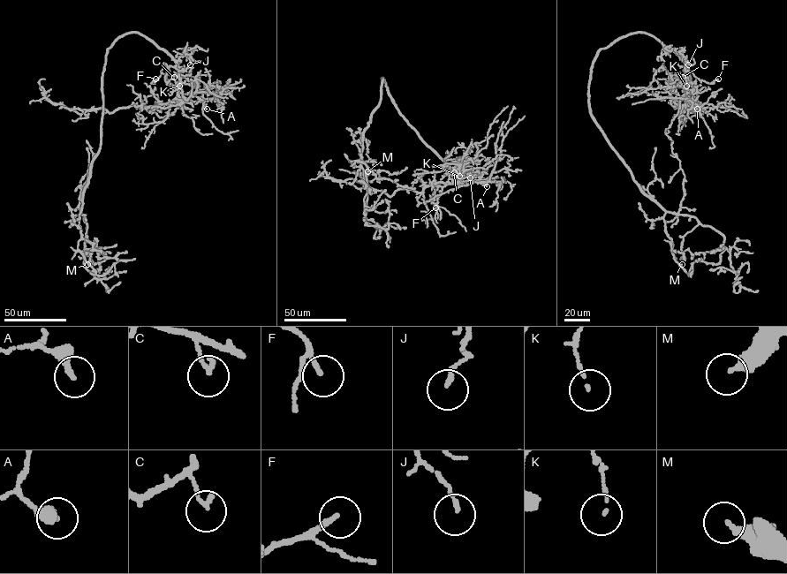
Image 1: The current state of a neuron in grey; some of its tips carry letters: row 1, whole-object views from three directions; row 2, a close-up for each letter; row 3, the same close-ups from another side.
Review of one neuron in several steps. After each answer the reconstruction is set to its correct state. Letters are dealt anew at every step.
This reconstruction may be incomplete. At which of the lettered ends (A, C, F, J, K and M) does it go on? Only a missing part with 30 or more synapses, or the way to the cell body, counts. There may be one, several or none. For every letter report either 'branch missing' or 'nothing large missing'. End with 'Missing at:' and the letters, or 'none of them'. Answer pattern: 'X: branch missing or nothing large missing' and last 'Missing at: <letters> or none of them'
A: nothing large missing
C: nothing large missing
F: nothing large missing
J: nothing large missing
K: nothing large missing
M: nothing large missing
Missing at: none of them

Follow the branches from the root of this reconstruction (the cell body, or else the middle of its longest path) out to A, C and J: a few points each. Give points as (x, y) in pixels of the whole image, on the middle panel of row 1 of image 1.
A: (385, 84), (400, 114), (457, 175), (458, 181), (463, 184), (480, 182), (487, 186)
C: (385, 84), (400, 114), (457, 175), (457, 180), (446, 172), (454, 172)
J: (385, 84), (400, 114), (418, 136), (455, 172), (467, 172), (471, 175), (470, 177)

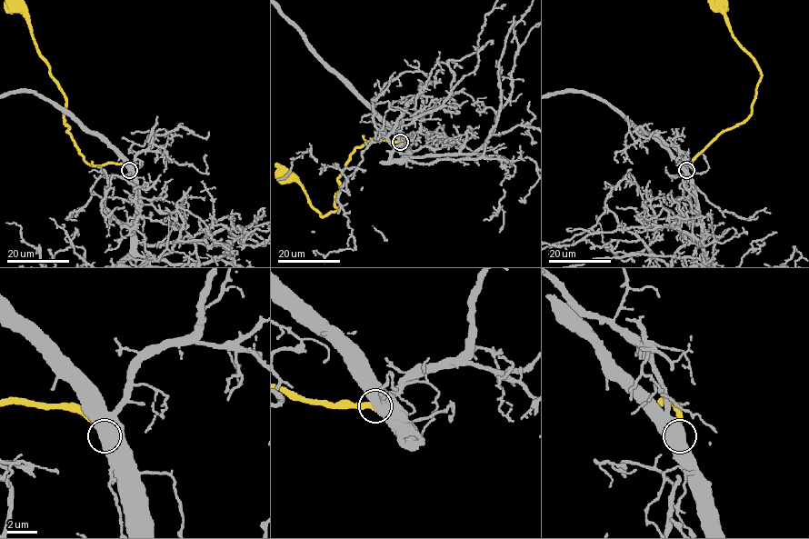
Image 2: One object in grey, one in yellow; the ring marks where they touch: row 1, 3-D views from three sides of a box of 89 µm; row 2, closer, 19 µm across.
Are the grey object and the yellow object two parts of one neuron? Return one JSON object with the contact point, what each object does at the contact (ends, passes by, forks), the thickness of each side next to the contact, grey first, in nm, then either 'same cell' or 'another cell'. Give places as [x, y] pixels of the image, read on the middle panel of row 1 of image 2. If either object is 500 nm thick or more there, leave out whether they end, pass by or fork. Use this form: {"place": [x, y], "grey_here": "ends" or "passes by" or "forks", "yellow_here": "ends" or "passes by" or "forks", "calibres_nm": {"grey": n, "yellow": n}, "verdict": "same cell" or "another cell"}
{"place": [400, 142], "calibres_nm": {"grey": 800, "yellow": 550}, "verdict": "same cell"}

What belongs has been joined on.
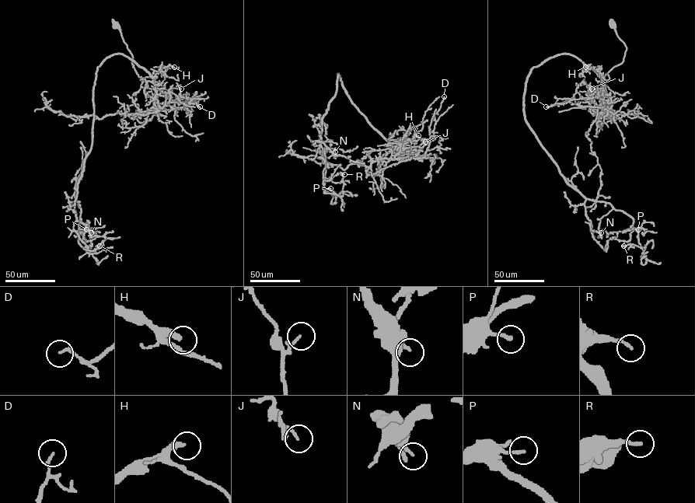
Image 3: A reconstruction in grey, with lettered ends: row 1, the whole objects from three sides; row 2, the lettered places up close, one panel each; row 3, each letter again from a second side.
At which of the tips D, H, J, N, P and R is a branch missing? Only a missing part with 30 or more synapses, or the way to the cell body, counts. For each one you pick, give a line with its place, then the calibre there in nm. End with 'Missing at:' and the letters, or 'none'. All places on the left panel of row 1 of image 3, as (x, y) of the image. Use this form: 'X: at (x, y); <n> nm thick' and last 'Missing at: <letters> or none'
H: at (174, 67); 300 nm thick
Missing at: H

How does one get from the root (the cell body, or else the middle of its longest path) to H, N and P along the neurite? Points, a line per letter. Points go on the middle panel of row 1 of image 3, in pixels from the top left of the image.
H: (359, 163), (372, 176), (376, 175), (377, 164), (383, 155), (403, 149), (405, 143), (418, 135)
N: (359, 163), (372, 176), (382, 155), (396, 151), (338, 74), (322, 118), (323, 161), (335, 151)
P: (359, 163), (372, 176), (382, 155), (396, 151), (353, 103), (337, 74), (320, 137), (324, 186), (330, 188)

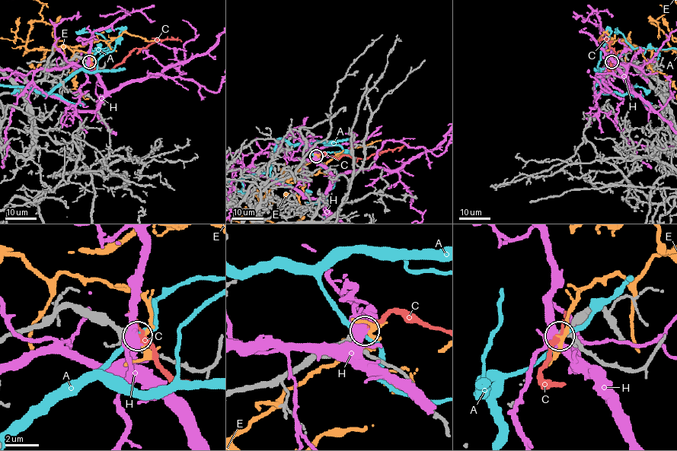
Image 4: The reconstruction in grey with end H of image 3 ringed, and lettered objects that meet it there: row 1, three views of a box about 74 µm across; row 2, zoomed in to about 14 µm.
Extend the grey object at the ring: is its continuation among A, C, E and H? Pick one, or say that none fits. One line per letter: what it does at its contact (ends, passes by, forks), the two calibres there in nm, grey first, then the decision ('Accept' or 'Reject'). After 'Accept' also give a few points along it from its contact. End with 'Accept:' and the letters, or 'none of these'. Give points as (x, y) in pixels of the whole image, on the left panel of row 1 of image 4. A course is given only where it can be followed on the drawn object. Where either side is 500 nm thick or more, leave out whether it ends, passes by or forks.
A: It passes by. Thickness 320 nm (grey) against 260 nm. Reject
C: It passes by. Thickness 400 nm (grey) against 280 nm. Accept. Its course: (89, 62), (96, 69), (110, 70), (135, 48), (144, 48), (156, 41), (168, 39), (181, 41)
E: It passes by. Thickness 320 nm (grey) against 240 nm. Reject
H: It forks there. Thickness 400 nm (grey) against 460 nm. Reject
Accept: C

